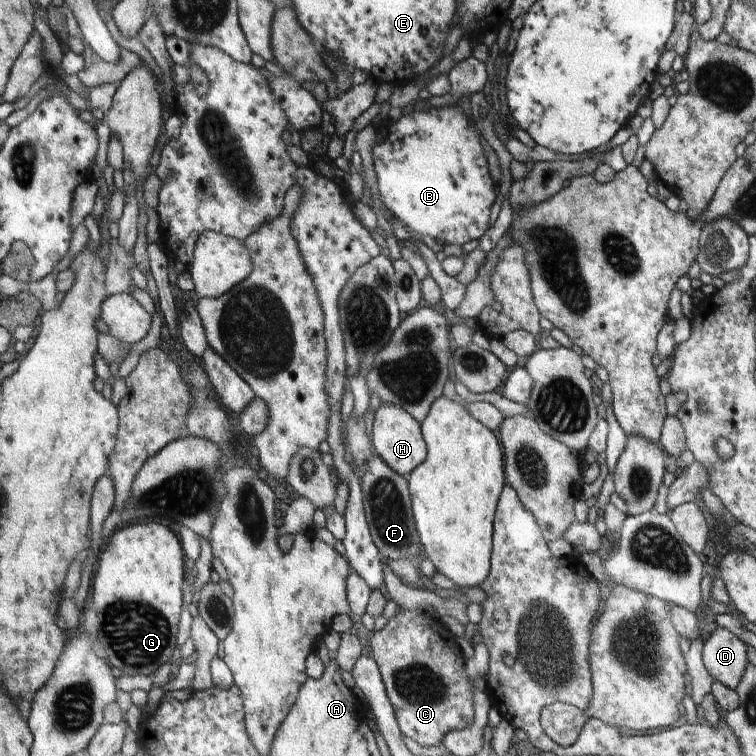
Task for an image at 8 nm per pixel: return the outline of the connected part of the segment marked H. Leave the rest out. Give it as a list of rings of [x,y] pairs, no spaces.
[[[382,403],[376,410],[371,446],[393,472],[404,477],[410,475],[427,458],[427,447],[421,434],[421,425],[410,414],[393,405]]]

